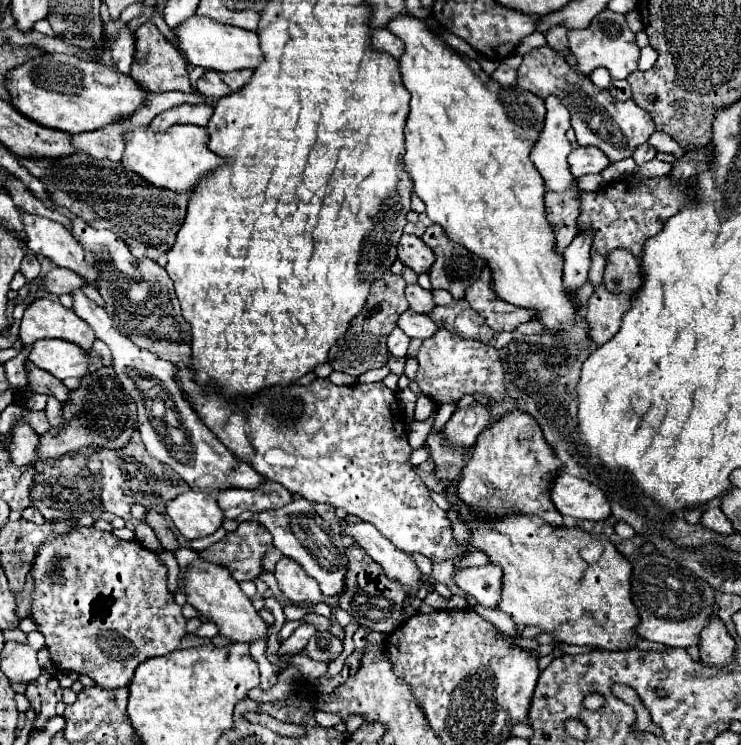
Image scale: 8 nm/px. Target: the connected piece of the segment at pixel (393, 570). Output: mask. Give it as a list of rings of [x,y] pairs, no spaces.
[[[352,521],[340,525],[340,537],[348,535],[358,547],[362,547],[374,561],[378,561],[390,579],[398,579],[408,593],[418,589],[420,569],[414,559],[404,551],[396,549],[386,537],[382,537],[370,523]]]

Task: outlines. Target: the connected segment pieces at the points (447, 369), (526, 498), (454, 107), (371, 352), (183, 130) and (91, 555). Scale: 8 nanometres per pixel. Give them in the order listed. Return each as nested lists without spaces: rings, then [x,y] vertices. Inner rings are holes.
[[[438,329],[432,339],[426,339],[418,353],[418,375],[416,383],[420,385],[422,393],[430,397],[436,405],[458,403],[462,395],[476,395],[482,393],[488,401],[500,403],[504,401],[506,387],[504,387],[504,367],[500,363],[500,355],[492,345],[482,341],[464,339],[448,329]]]
[[[514,409],[478,435],[474,453],[462,469],[456,493],[458,499],[478,515],[536,515],[552,527],[558,527],[562,523],[562,517],[558,515],[548,495],[552,473],[558,471],[558,467],[560,461],[542,439],[538,423],[528,413]]]
[[[400,15],[400,19],[392,21],[388,25],[388,31],[392,31],[396,37],[400,37],[404,41],[404,55],[400,57],[400,75],[402,75],[402,83],[408,89],[408,93],[412,95],[410,99],[410,115],[404,127],[404,137],[406,137],[406,155],[404,155],[404,167],[414,183],[414,193],[426,203],[426,215],[430,217],[432,223],[438,223],[444,227],[446,235],[456,241],[462,243],[468,251],[476,253],[478,257],[486,259],[490,269],[492,269],[492,289],[496,291],[496,295],[512,305],[518,307],[530,307],[530,309],[538,309],[538,321],[552,331],[554,335],[572,341],[572,343],[582,343],[584,339],[588,339],[588,325],[584,321],[584,317],[580,313],[576,313],[572,301],[570,301],[570,293],[562,287],[562,259],[554,253],[554,233],[548,225],[548,221],[544,219],[544,181],[540,177],[540,173],[536,171],[536,167],[530,161],[530,149],[538,137],[538,131],[544,125],[544,101],[538,99],[536,95],[532,95],[530,91],[518,87],[518,85],[500,85],[496,81],[492,81],[478,65],[476,59],[470,59],[468,55],[458,55],[452,47],[448,47],[440,37],[436,37],[428,25],[422,19],[416,19],[412,15]]]
[[[390,271],[372,285],[366,307],[352,321],[346,335],[330,349],[328,359],[330,359],[330,365],[334,367],[334,371],[342,371],[342,373],[358,377],[370,369],[378,369],[378,367],[386,365],[386,361],[390,359],[386,339],[392,333],[392,329],[396,327],[398,317],[408,309],[408,301],[404,297],[404,287],[406,287],[406,283],[404,283],[402,275],[394,275]]]
[[[174,125],[166,133],[154,133],[148,127],[134,129],[126,135],[126,151],[122,157],[124,169],[140,175],[148,183],[176,191],[176,195],[194,195],[196,183],[210,173],[212,169],[218,169],[226,165],[228,159],[216,155],[208,149],[208,133],[204,127],[196,125]]]
[[[82,527],[46,543],[38,551],[32,575],[36,579],[36,591],[32,593],[30,617],[34,617],[38,631],[46,637],[54,665],[62,671],[86,673],[102,689],[126,687],[142,661],[178,649],[186,633],[182,607],[168,591],[166,567],[154,551],[148,551],[138,541],[122,541],[112,533]]]

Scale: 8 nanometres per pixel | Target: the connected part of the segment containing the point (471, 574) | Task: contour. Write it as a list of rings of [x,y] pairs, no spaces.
[[[486,565],[486,567],[468,567],[454,573],[454,581],[458,587],[462,587],[466,593],[474,595],[476,601],[484,607],[498,609],[500,605],[500,579],[502,579],[500,567]]]

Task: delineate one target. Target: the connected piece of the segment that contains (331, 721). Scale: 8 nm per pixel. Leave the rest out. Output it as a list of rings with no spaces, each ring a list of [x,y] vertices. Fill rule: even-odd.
[[[316,711],[314,719],[316,719],[316,723],[322,725],[322,727],[334,727],[336,723],[342,721],[338,715],[332,715],[332,713],[320,713],[320,711]]]

